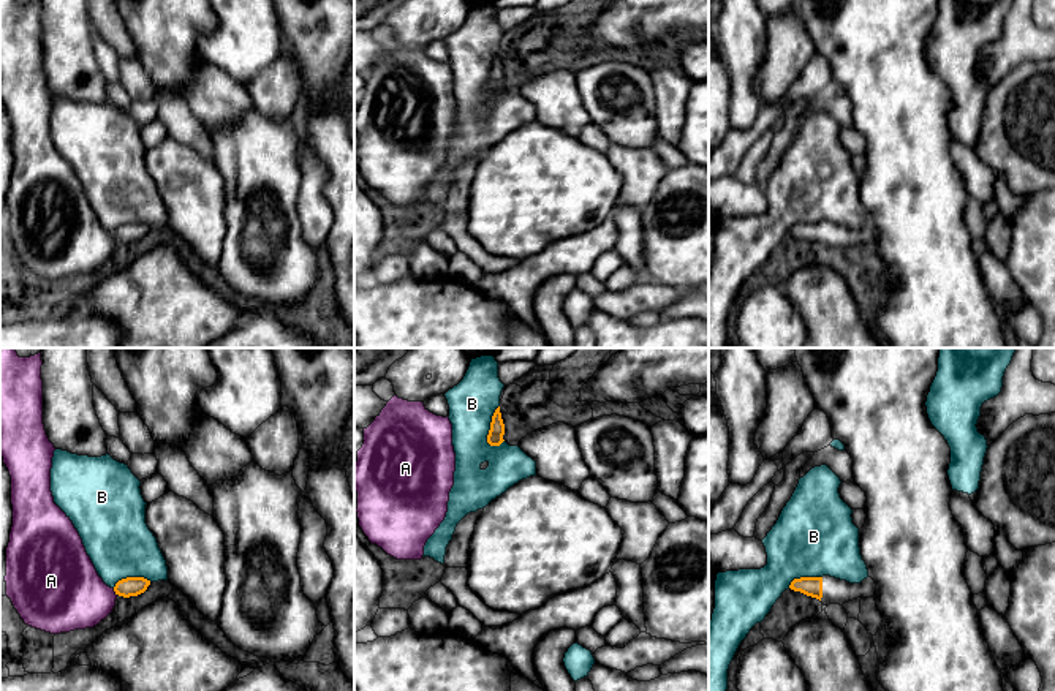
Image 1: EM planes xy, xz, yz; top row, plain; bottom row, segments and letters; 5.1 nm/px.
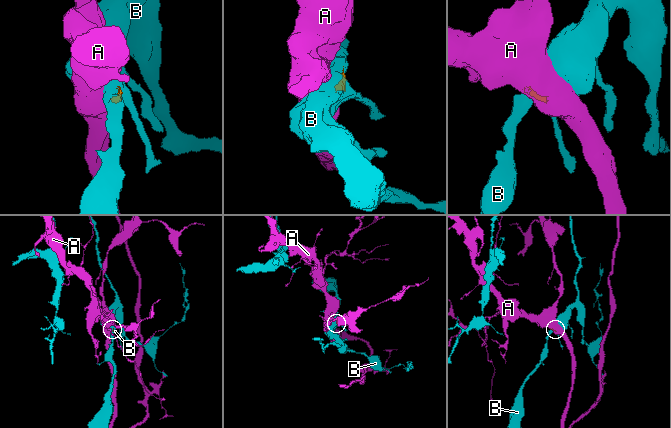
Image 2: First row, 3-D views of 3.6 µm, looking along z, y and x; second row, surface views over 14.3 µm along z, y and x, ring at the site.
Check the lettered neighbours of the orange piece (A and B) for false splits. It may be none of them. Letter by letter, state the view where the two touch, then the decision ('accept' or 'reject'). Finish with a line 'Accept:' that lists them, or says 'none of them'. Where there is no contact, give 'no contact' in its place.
A: contact in xy; reject
B: contact in xz; reject
Accept: none of them

